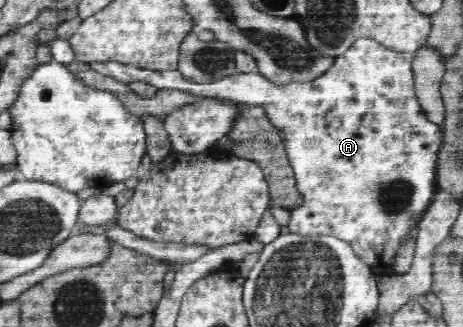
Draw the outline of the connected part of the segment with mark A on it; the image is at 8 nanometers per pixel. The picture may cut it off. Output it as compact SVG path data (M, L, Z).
M360 38L352 44L352 47L350 47L348 51L335 57L334 65L332 65L324 75L320 75L320 77L316 77L316 79L312 79L312 81L306 83L286 83L286 85L276 85L257 71L254 73L237 72L224 79L216 79L216 81L212 83L196 83L195 81L186 79L177 69L174 71L152 71L113 61L91 61L89 65L92 70L127 84L143 81L157 87L159 90L178 89L195 96L231 99L240 104L262 106L265 109L268 122L270 122L272 126L280 128L280 131L283 131L283 146L285 147L285 152L293 169L296 180L295 188L303 195L303 202L298 207L290 210L290 221L288 223L290 232L297 233L298 235L331 235L332 237L337 237L349 243L355 254L372 268L374 275L378 276L386 275L386 273L395 273L394 257L398 255L398 249L400 249L400 245L402 245L406 239L411 239L412 241L417 240L418 225L430 207L434 192L437 188L437 159L440 146L442 145L442 127L440 124L434 124L428 120L423 108L418 103L414 90L411 66L414 56L415 52L394 51L392 48L382 45L372 38Z

